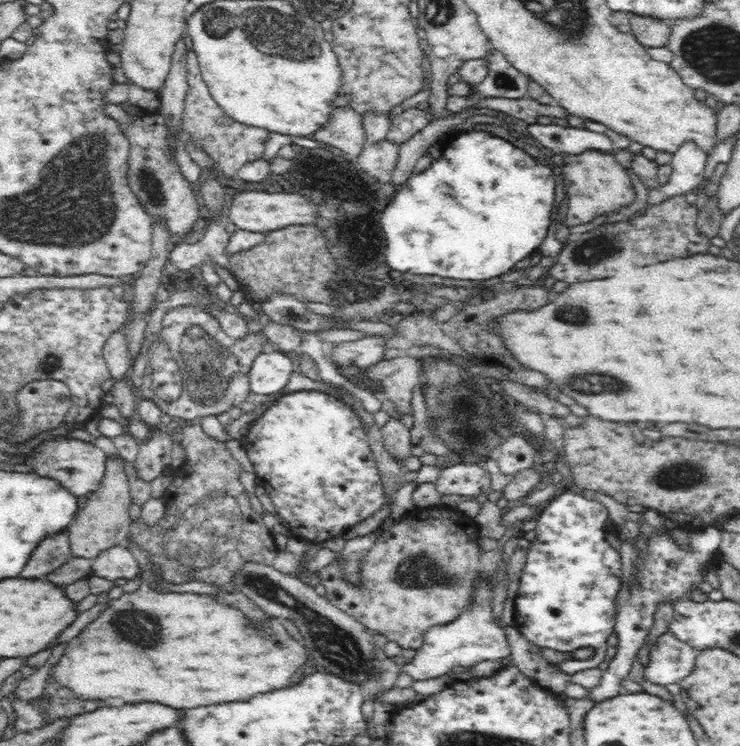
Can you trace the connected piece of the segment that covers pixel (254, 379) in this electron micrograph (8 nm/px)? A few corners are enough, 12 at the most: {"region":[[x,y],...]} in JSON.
{"region":[[284,352],[261,353],[249,372],[256,394],[280,393],[294,373]]}

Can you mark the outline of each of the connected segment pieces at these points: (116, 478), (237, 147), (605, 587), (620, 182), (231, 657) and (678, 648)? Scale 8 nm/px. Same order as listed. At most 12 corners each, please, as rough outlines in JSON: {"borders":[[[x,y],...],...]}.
{"borders":[[[106,457],[98,489],[67,528],[74,557],[123,544],[132,504],[126,470]],[[186,54],[183,132],[236,178],[270,131],[228,116]],[[572,491],[539,514],[514,626],[605,662],[620,553],[608,511]],[[566,154],[566,227],[616,212],[636,197],[613,154]],[[141,582],[50,670],[186,709],[290,686],[304,648]],[[666,633],[649,650],[646,681],[692,674],[699,651]]]}

